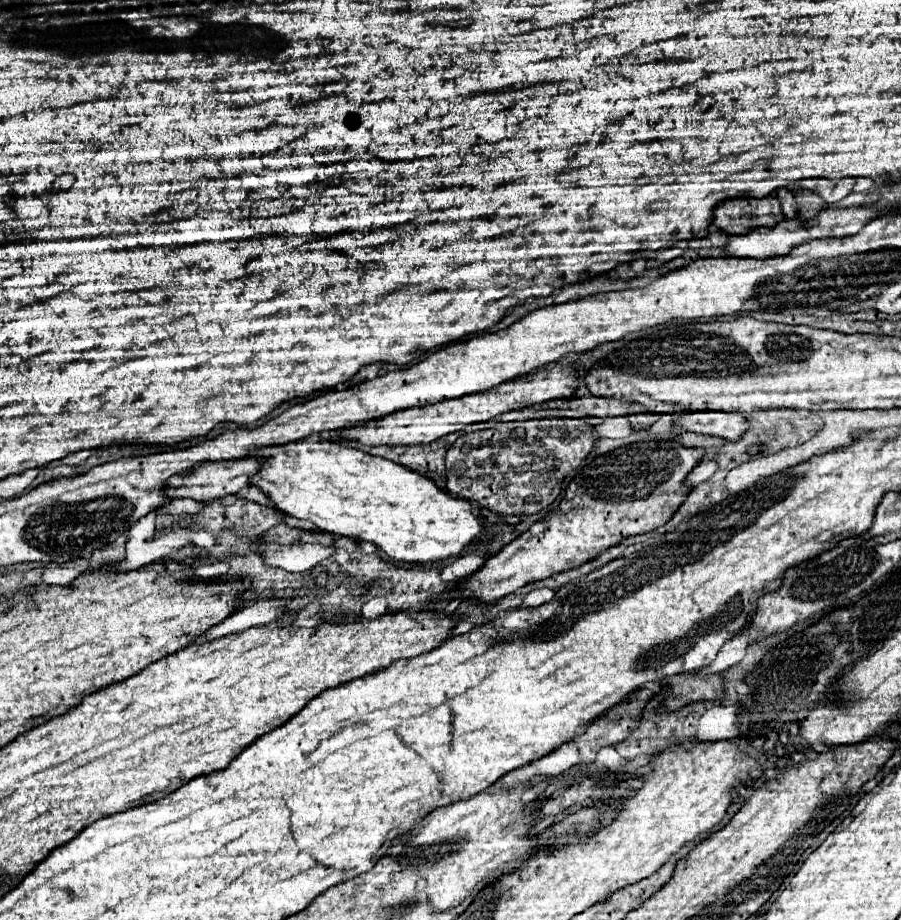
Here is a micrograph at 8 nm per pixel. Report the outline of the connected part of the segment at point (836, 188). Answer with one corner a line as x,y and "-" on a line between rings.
827,178
797,180
799,188
805,188
805,190
819,194
827,204
839,202
841,198
845,198
853,190
853,184
855,184
853,178
845,178
845,180
827,180

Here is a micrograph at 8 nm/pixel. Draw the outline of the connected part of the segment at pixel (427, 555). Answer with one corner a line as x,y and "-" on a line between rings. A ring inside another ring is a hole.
317,434
289,442
283,446
267,446
251,456
269,458
267,464
255,474
251,484
255,484
263,494
267,494
279,510
289,516
311,520
319,530
331,532
337,536
347,536
353,540
365,540
375,544
391,560
399,562
419,562
431,564
441,562
451,556
459,556
475,538
483,534
483,520
473,512
473,502
457,498
435,486
433,480
413,472
401,464
395,464
381,456
371,456
367,452
349,448
341,442
319,438

